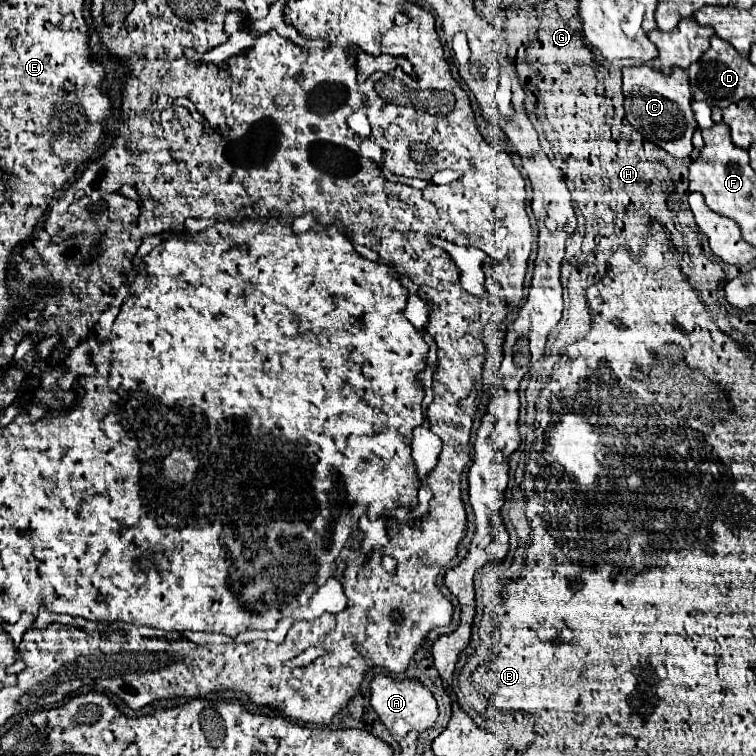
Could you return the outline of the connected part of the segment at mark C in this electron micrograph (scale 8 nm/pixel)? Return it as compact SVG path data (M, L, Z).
M648 65L624 67L624 109L626 119L640 131L646 139L652 139L660 149L672 157L688 157L692 153L692 135L696 131L696 119L690 109L692 91L688 83L688 73L684 69L674 69L672 75L664 75Z

